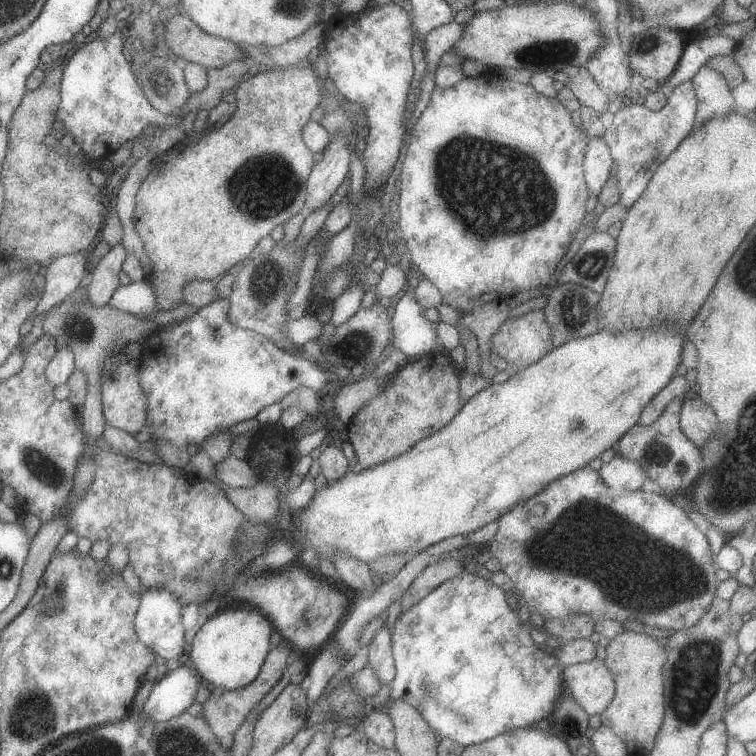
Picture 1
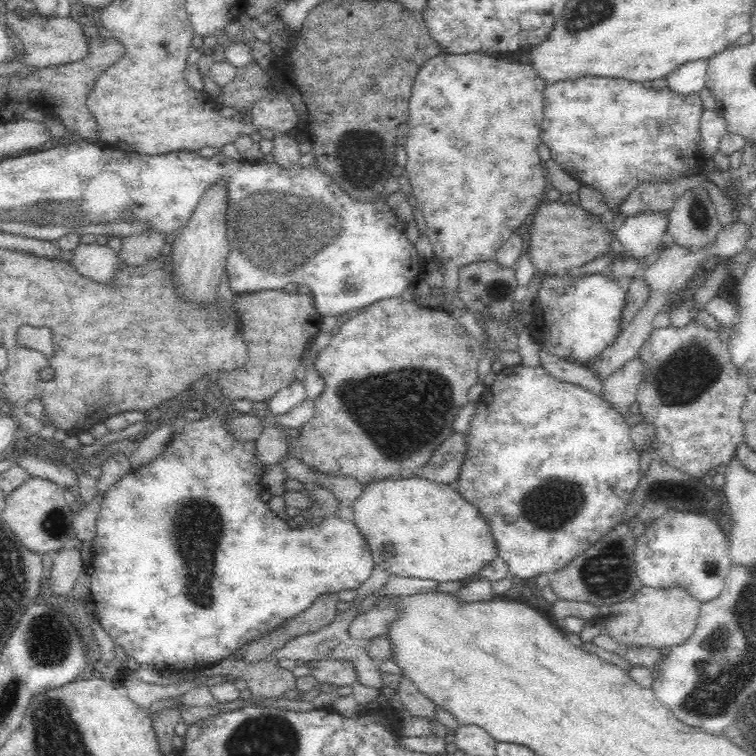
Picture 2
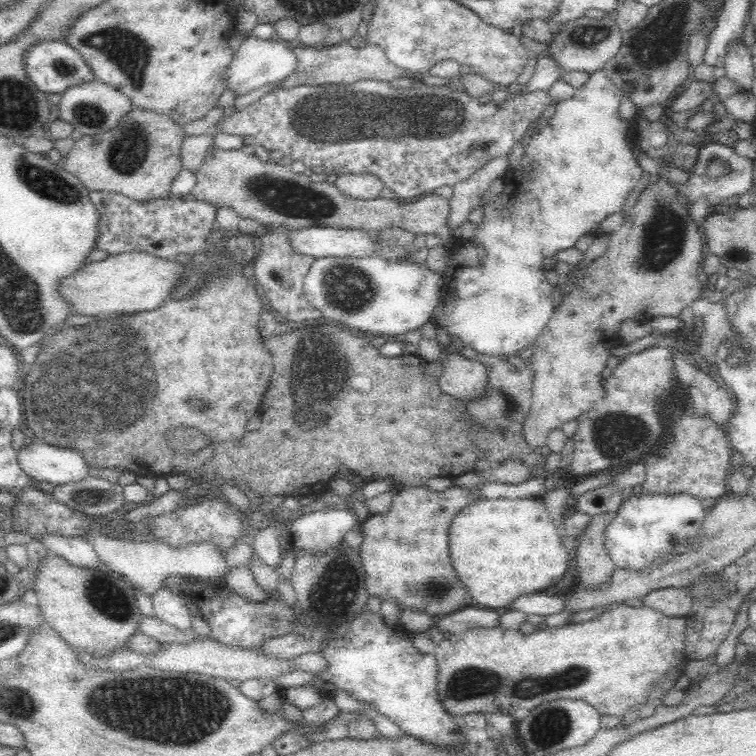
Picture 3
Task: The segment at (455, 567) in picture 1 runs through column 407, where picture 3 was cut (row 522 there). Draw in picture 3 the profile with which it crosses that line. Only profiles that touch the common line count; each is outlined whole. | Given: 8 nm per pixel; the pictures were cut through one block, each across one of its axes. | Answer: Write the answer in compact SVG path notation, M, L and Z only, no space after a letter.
M615 512L591 515L590 524L580 535L579 548L576 550L577 570L581 580L579 584L586 588L600 588L608 584L611 572L617 569L603 545L605 528L614 516Z

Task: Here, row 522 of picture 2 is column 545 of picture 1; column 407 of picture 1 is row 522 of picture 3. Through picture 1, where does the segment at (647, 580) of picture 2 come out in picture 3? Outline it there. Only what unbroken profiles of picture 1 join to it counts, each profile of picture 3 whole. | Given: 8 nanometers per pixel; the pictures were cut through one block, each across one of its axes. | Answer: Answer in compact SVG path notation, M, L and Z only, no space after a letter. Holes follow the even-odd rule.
M633 494L628 500L623 500L620 508L615 512L612 522L606 526L603 536L603 545L608 556L614 561L616 568L641 569L658 561L660 557L666 557L671 549L682 545L684 541L690 541L696 536L703 523L708 510L704 508L699 499L689 495L646 495ZM676 538L672 544L670 539Z

